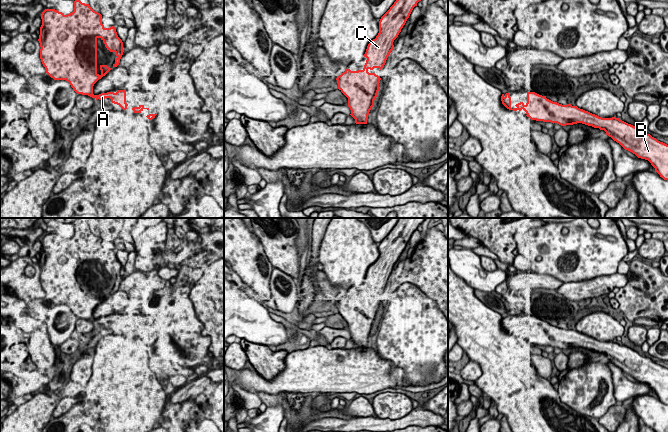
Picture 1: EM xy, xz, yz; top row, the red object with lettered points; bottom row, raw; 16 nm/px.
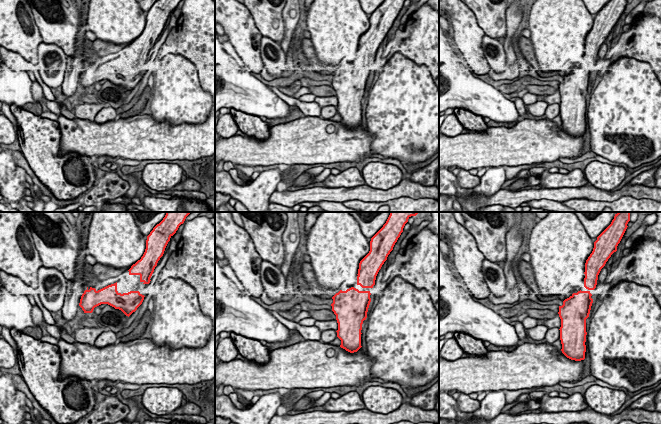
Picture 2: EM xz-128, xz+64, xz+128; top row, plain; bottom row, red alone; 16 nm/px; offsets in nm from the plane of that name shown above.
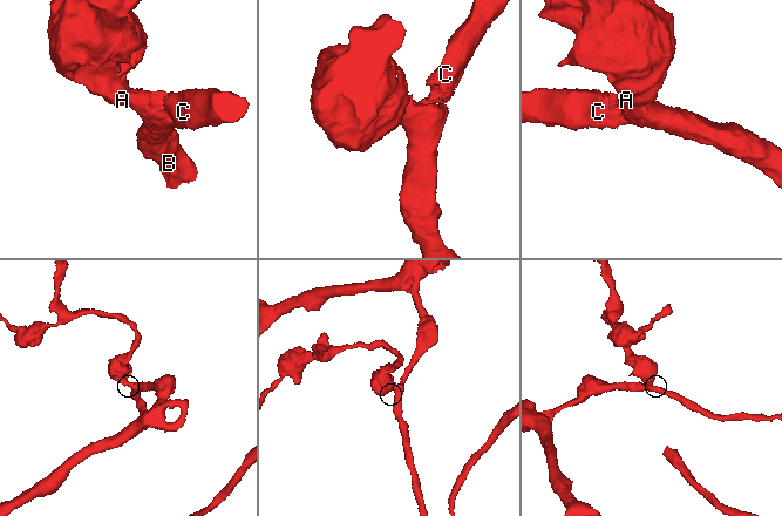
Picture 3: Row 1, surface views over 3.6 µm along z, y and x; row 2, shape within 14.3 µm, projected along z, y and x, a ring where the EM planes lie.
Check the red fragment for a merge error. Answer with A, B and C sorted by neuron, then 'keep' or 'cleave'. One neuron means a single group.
A B C; keep

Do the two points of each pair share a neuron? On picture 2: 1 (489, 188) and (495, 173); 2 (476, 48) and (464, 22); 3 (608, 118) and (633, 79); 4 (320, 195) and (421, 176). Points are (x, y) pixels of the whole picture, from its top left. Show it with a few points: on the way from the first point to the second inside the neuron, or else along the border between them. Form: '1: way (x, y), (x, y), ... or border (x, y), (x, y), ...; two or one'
1: way (489, 184), (494, 177); one
2: way (473, 42), (465, 28); one
3: way (618, 108), (630, 96), (630, 89); one
4: border (407, 176), (413, 181), (428, 186); two

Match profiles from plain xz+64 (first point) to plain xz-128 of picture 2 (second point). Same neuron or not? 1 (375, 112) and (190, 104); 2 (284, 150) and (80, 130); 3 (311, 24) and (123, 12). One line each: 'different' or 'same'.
1: same
2: same
3: same

